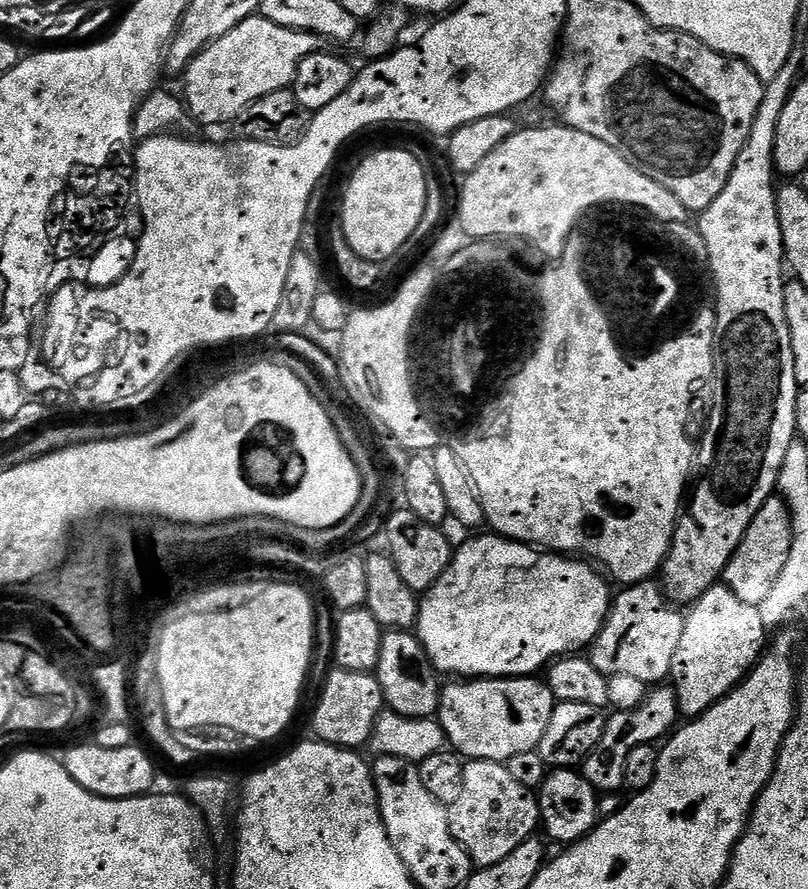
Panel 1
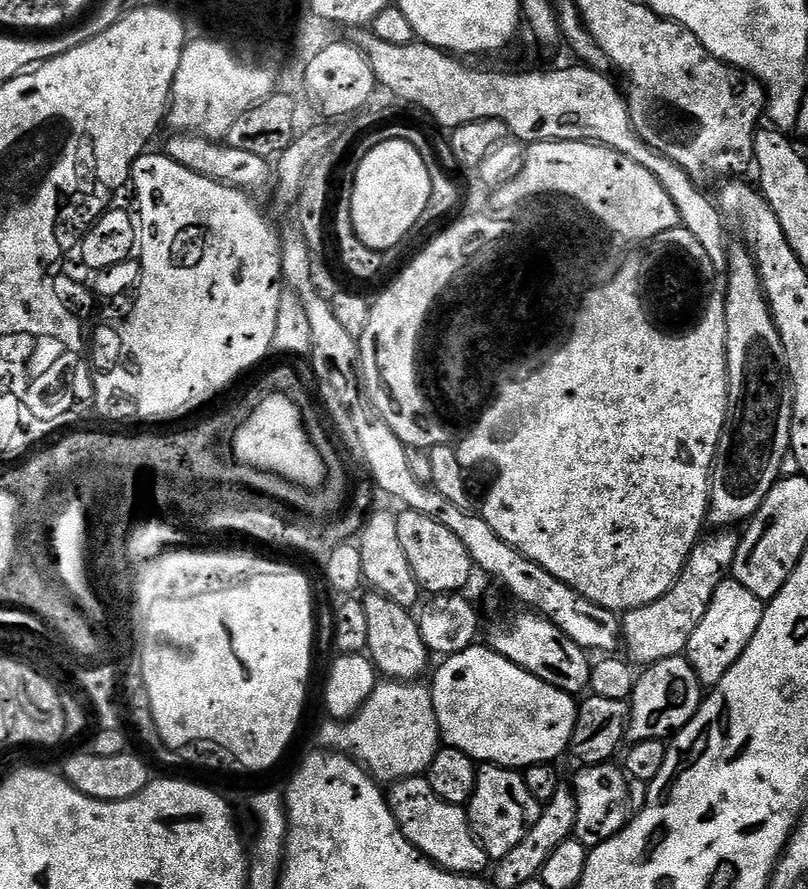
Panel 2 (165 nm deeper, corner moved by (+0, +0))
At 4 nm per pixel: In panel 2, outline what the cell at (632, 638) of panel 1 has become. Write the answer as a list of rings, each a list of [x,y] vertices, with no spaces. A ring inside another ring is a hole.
[[[716,530],[713,536],[707,536],[692,549],[674,586],[670,586],[662,598],[623,613],[620,622],[622,648],[628,651],[627,659],[633,665],[657,664],[666,658],[687,653],[690,634],[698,630],[698,622],[702,622],[706,606],[710,606],[710,598],[714,598],[714,590],[718,590],[720,583],[726,579],[726,570],[731,569],[734,554],[738,554],[741,533],[736,530]]]

